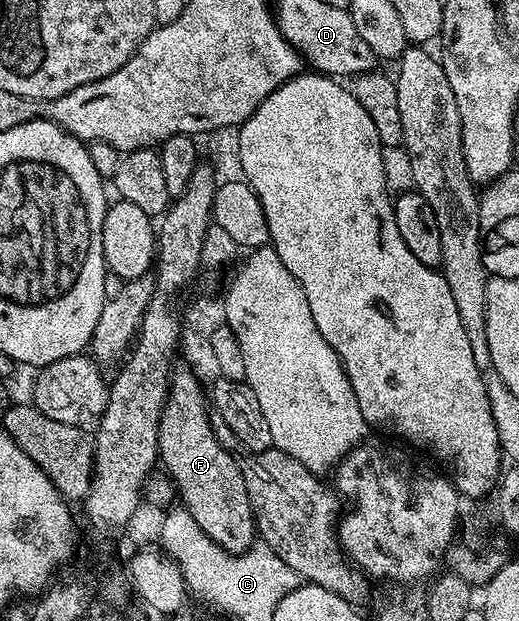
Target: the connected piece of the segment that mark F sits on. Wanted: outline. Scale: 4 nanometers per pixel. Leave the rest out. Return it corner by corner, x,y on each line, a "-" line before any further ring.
173,370
172,380
168,383
168,399
164,402
162,417
158,425
158,449
160,450
159,462
162,467
164,463
165,467
163,470
178,490
179,500
190,513
190,517
198,521
202,533
206,533
210,541
214,541
231,555
240,555
243,551
250,550
252,544
257,542
258,532
250,497
246,493
246,481
242,477
242,469
237,456
226,450
214,433
210,403
206,398
205,388
192,370

